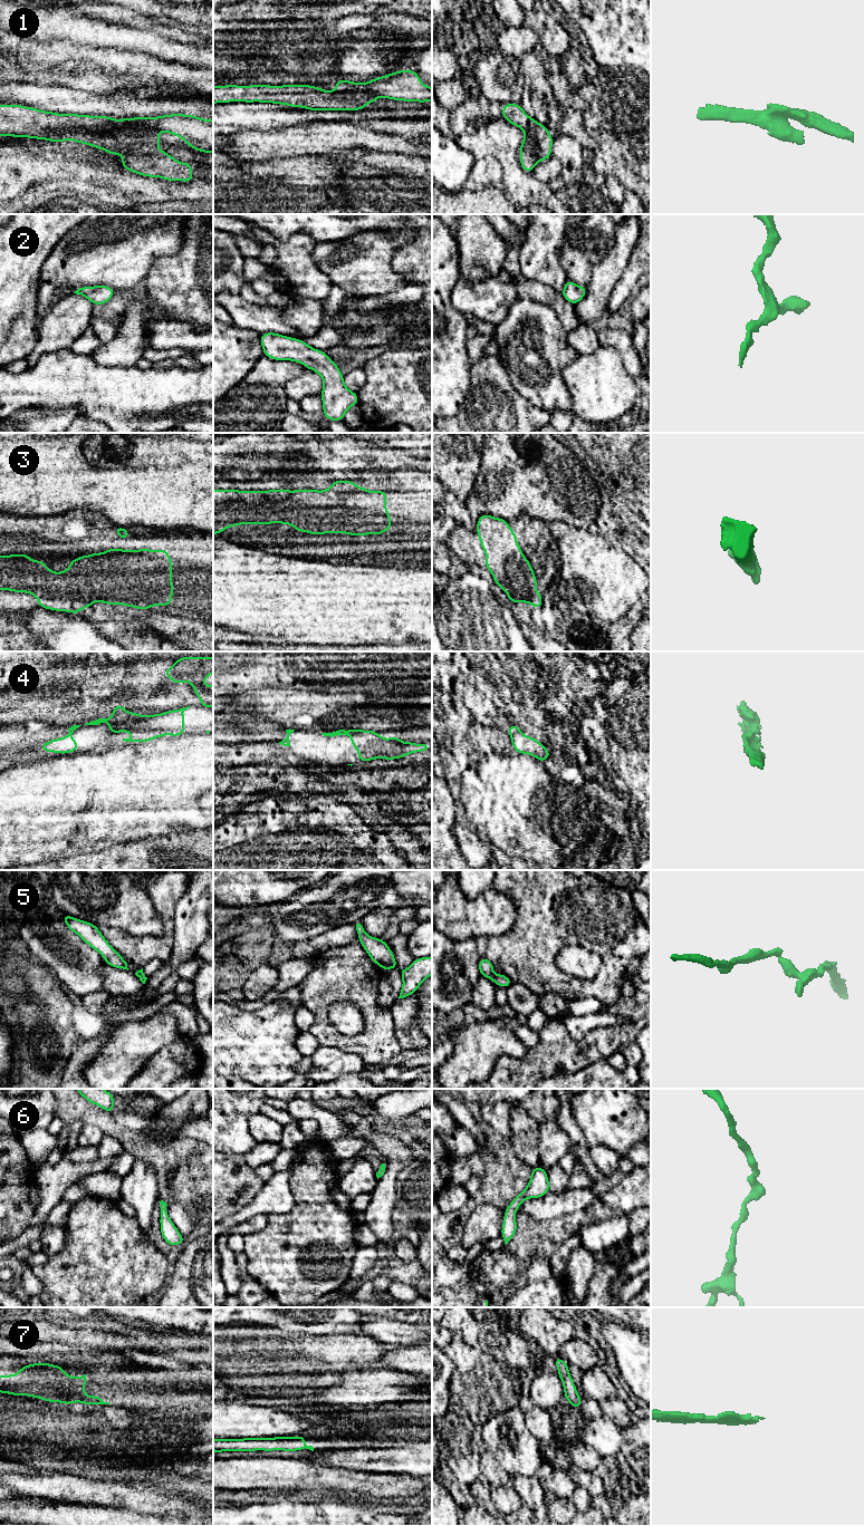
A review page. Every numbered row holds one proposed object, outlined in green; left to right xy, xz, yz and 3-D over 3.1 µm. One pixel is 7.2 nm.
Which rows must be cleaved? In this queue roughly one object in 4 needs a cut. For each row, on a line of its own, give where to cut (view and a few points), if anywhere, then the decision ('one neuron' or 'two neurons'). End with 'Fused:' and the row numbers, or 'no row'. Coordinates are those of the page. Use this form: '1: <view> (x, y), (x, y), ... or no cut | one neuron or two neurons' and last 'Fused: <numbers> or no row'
1: xz (335, 89), (368, 90), (377, 96) | two neurons
2: no cut | one neuron
3: no cut | one neuron
4: no cut | one neuron
5: no cut | one neuron
6: no cut | one neuron
7: no cut | one neuron
Fused: 1

